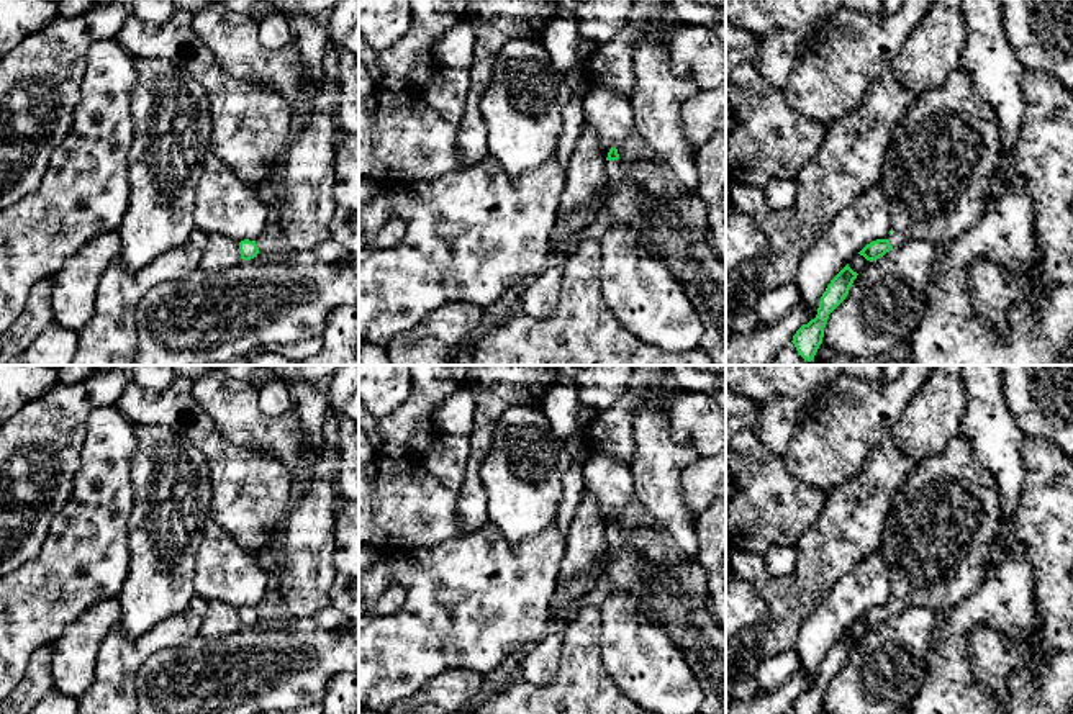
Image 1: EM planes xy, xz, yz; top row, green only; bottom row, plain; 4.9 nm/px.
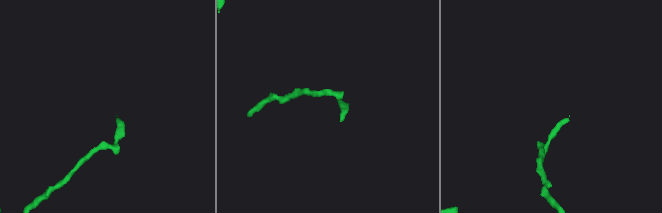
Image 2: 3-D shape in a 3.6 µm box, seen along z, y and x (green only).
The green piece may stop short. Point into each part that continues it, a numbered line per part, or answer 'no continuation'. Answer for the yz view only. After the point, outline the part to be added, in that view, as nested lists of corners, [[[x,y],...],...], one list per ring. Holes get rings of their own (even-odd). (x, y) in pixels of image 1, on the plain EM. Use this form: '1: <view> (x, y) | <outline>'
1: yz (944, 518) | [[[955,436],[937,455],[917,463],[893,499],[880,547],[891,573],[893,614],[926,608],[937,614],[957,608],[985,580],[985,555],[999,534],[1001,498],[993,473],[971,452],[965,436]]]

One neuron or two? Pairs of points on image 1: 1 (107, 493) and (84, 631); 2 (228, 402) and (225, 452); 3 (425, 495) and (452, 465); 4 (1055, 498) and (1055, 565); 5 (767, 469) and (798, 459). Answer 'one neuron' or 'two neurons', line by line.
1: two neurons
2: two neurons
3: two neurons
4: one neuron
5: two neurons

